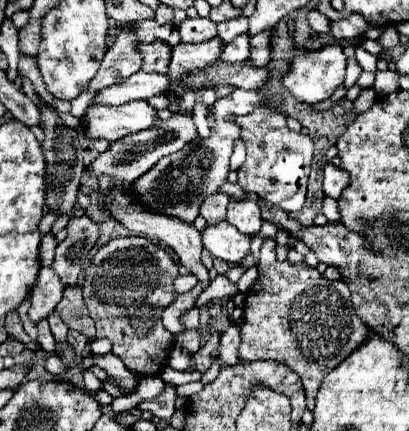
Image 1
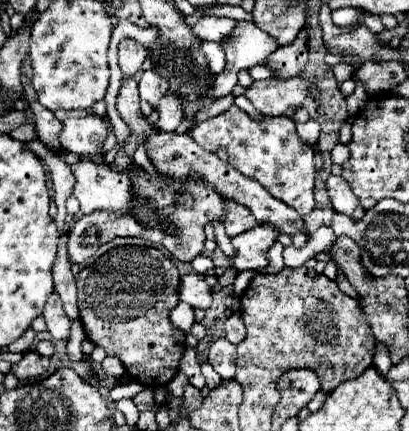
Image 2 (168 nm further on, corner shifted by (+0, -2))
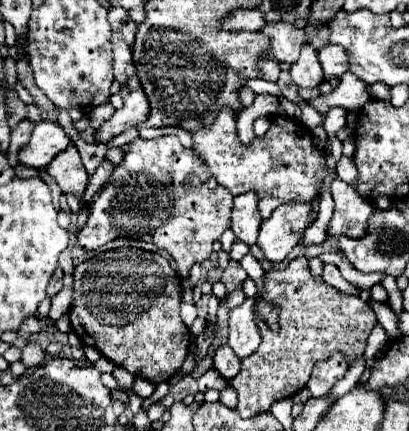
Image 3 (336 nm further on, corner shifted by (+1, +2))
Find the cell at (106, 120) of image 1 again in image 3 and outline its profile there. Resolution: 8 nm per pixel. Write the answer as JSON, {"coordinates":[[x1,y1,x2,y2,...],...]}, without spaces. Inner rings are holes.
{"coordinates":[[38,122,32,138,18,152,18,162,28,168,44,168,50,160,70,144,70,136,58,122]]}

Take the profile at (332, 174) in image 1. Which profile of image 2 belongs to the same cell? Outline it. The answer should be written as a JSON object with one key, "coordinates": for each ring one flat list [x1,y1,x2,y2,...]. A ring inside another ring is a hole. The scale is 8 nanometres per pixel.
{"coordinates":[[329,176,327,178,327,192,329,192,329,198,333,202,333,208,337,212,343,212,351,218,361,218,365,214,365,210,361,208,359,200,355,198,355,194,351,192,351,188,347,186,347,180,341,178,341,176]]}

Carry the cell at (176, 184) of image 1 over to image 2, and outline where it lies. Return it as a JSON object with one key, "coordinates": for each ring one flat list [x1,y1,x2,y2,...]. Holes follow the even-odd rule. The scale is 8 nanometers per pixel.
{"coordinates":[[299,76,291,80,259,80,245,88,245,96,267,116,285,116,289,108,301,108,307,96,307,82]]}

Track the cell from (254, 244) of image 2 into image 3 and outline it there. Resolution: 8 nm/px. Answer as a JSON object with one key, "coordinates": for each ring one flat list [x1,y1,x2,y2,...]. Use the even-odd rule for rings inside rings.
{"coordinates":[[282,204,260,226,258,246,270,262,282,262,302,240,304,230,316,220,312,204]]}

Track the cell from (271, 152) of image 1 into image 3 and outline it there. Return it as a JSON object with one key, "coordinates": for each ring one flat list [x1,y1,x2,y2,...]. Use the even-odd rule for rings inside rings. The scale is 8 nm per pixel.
{"coordinates":[[222,108,214,124,198,128,192,138,194,152,206,160,210,172,222,186,234,196,248,190,256,192,262,218,270,218,280,204,312,202,324,194,324,178,328,172,326,156,314,146,310,130,288,116,276,116,264,136,256,136,250,146,242,146,236,134,236,114,230,108]]}

